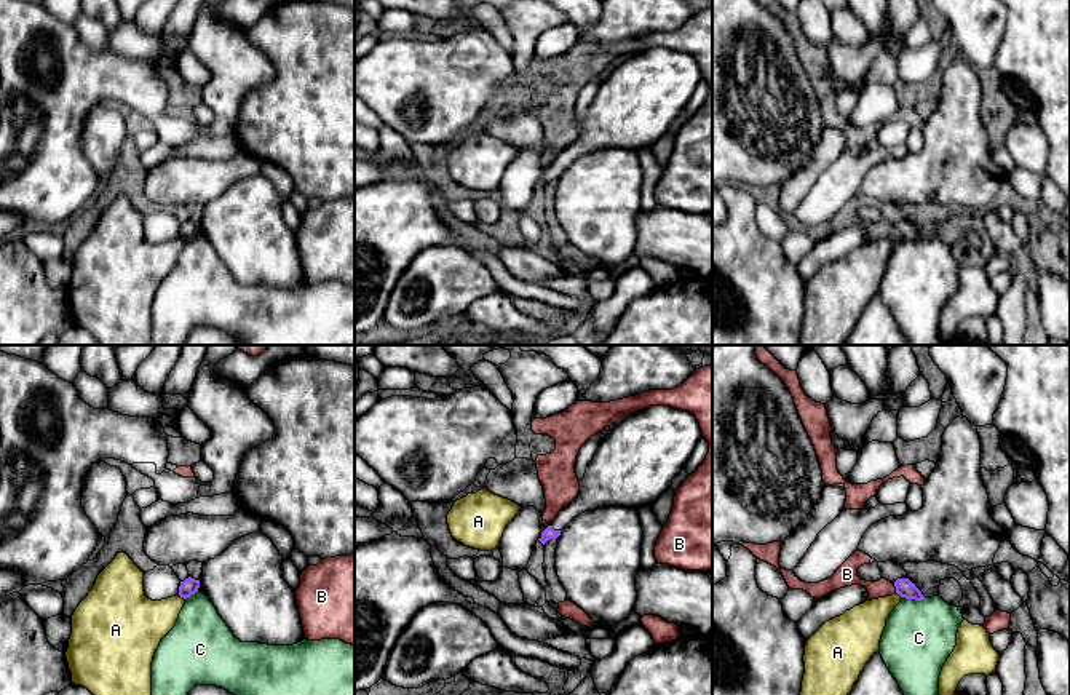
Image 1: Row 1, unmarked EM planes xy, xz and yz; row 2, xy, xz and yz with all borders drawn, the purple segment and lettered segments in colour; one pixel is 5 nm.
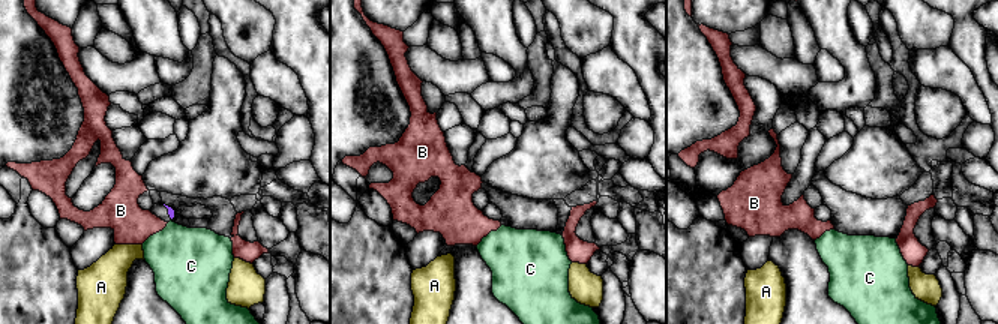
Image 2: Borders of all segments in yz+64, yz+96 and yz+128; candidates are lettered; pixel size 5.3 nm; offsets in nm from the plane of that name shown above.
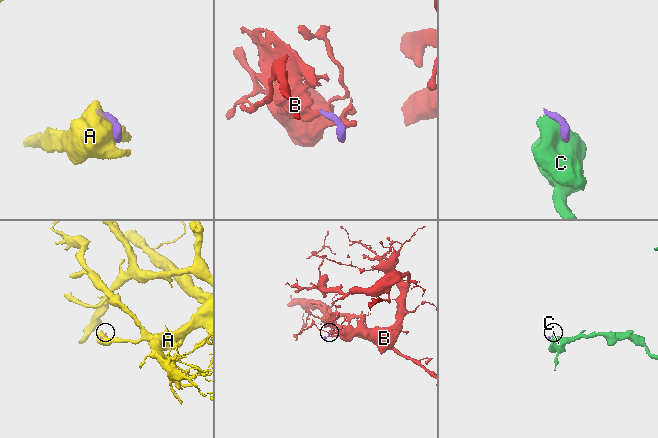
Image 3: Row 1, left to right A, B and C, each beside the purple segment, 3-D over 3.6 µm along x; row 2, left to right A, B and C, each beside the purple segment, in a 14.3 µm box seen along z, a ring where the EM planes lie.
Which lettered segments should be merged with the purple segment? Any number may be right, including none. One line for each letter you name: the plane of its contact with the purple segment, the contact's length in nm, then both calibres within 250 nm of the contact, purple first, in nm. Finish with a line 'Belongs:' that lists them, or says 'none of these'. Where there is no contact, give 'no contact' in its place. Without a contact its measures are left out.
Belongs: none of these

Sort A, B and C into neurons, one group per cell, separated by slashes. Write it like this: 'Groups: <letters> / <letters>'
Groups: A / B / C

